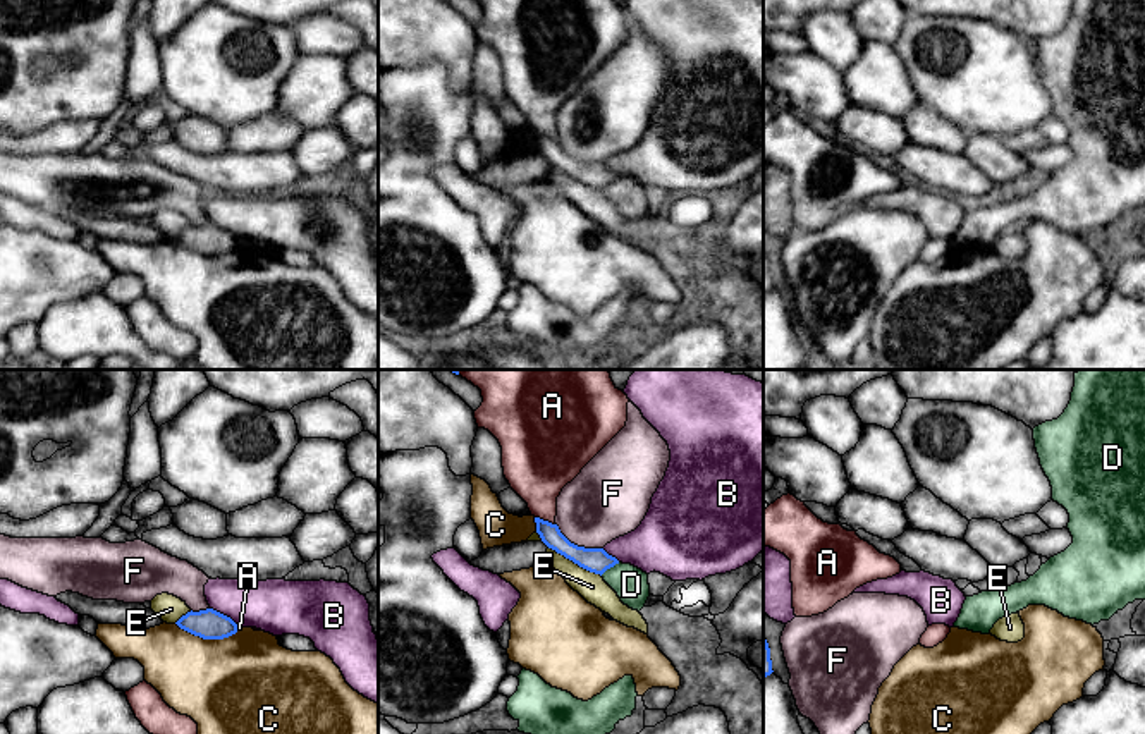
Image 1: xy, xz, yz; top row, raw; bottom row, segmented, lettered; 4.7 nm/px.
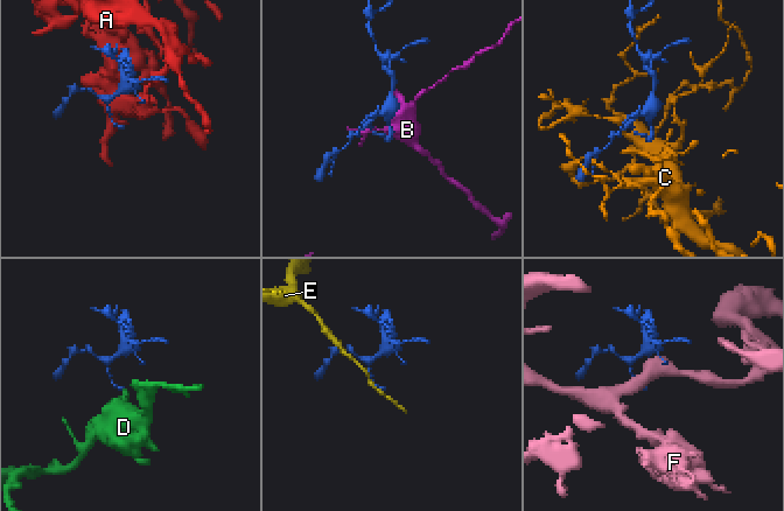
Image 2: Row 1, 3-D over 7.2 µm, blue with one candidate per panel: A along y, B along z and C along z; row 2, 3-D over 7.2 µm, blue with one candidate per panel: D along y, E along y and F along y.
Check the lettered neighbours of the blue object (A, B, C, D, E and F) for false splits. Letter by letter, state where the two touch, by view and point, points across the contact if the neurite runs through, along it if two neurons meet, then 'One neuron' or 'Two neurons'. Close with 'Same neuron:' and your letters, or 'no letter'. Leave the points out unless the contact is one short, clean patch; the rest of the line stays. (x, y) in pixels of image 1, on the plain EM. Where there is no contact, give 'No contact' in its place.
A: Touches blue at xz (545, 136). Two neurons
B: Touches blue at xy (222, 229). Two neurons
C: Touches blue at xy (207, 253). Two neurons
D: Touches blue at xz (609, 183). Boundary: xz (619, 177), (600, 189). Two neurons
E: Touches blue at xz (575, 177). Two neurons
F: Touches blue at xz (576, 160). Two neurons
Same neuron: no letter

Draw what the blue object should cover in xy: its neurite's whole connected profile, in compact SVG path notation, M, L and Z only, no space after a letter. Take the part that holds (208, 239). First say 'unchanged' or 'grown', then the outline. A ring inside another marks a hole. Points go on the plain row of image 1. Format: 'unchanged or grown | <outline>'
unchanged | M213 223L199 227L191 225L182 230L175 239L181 244L203 254L223 254L237 248L237 239L230 232Z

